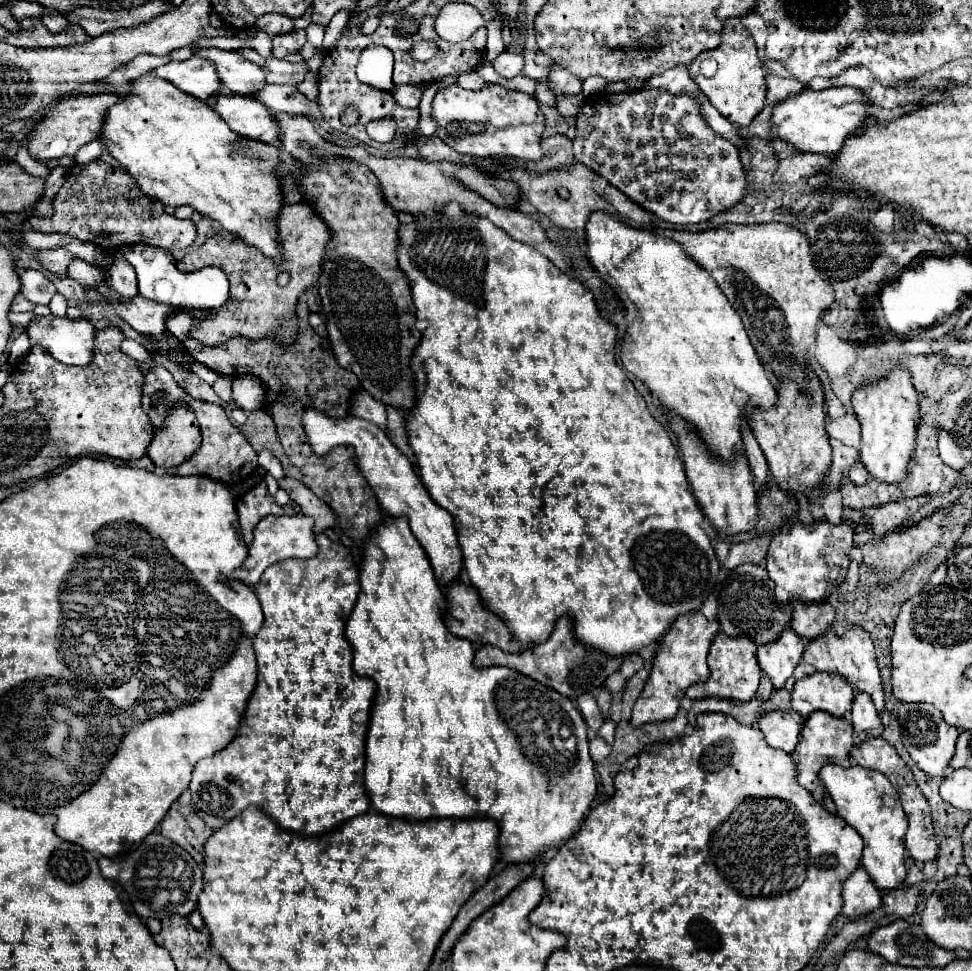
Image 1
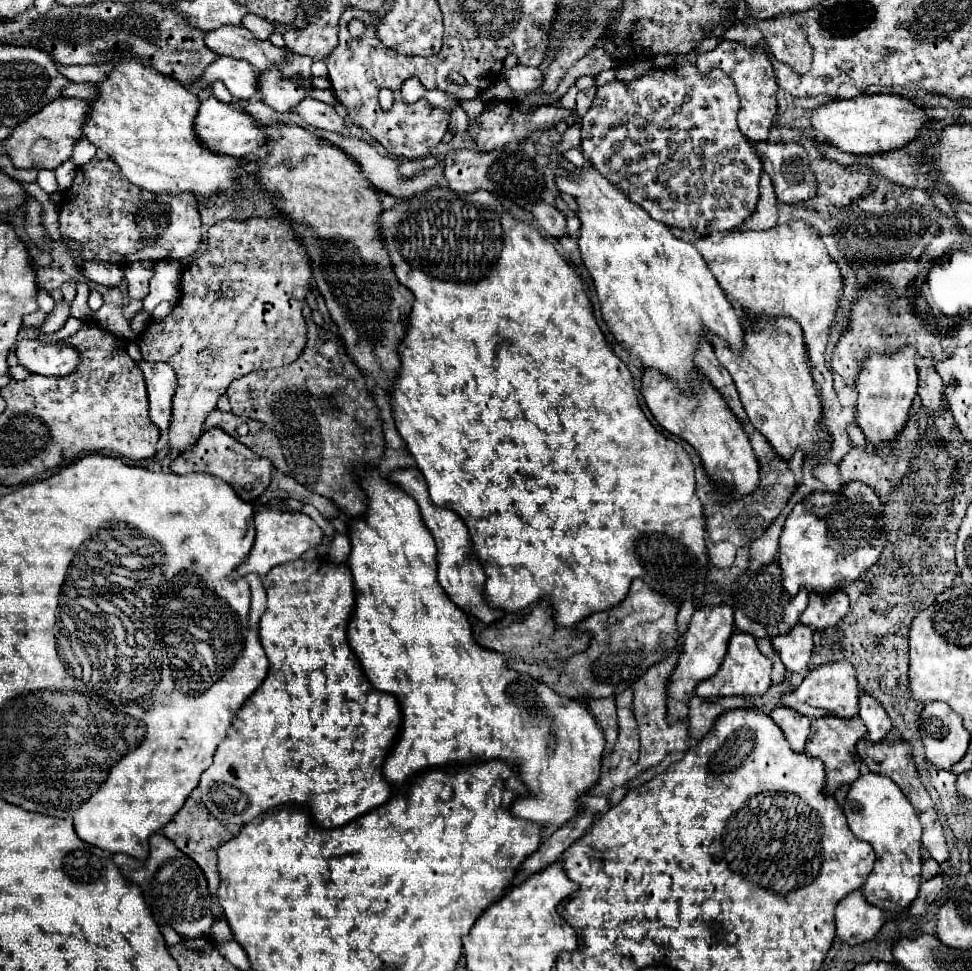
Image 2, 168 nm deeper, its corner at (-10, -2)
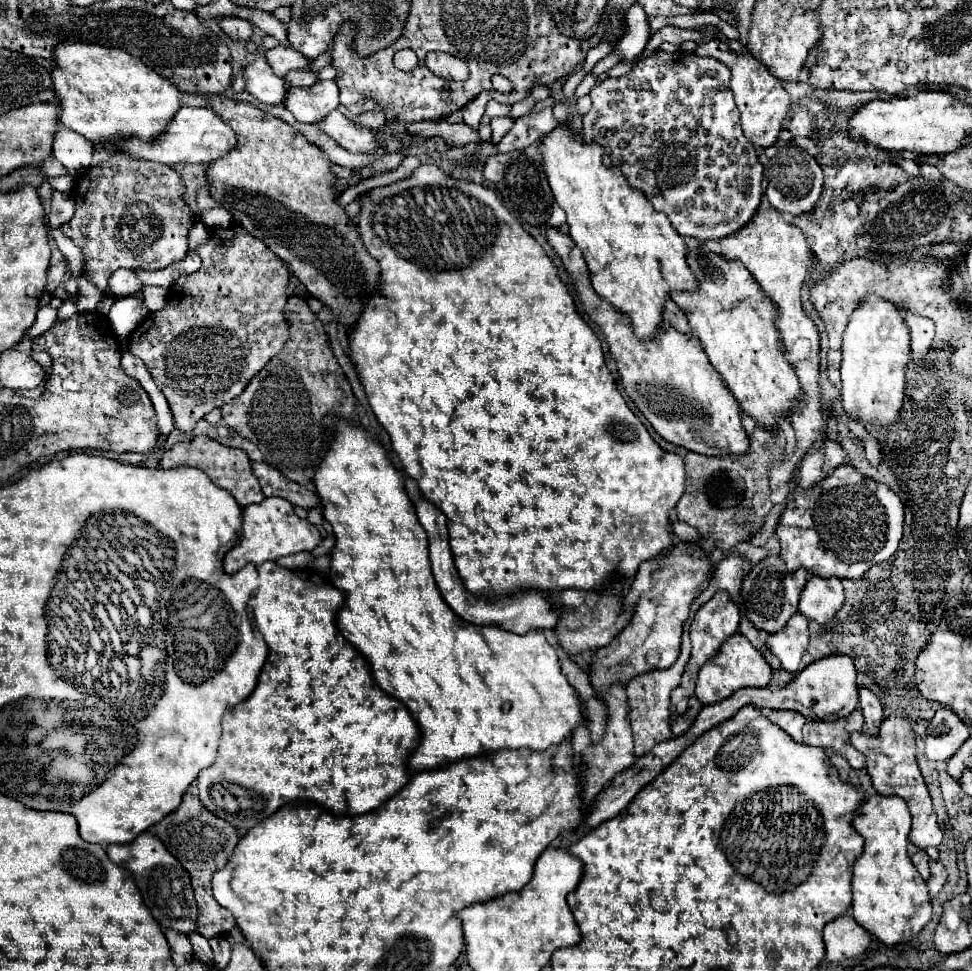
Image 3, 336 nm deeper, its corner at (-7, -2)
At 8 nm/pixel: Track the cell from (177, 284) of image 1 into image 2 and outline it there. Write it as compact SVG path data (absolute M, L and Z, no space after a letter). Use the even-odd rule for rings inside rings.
M178 260L154 262L154 276L150 280L148 296L144 298L144 310L150 314L160 302L168 301L172 306L180 298L180 272L182 264Z

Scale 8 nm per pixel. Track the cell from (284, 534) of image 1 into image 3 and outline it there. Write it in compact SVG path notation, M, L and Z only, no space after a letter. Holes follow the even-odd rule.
M265 498L261 504L251 504L243 508L243 534L235 548L231 548L223 558L223 568L227 574L235 574L247 564L263 564L267 560L277 560L281 556L297 554L297 552L311 552L319 542L319 530L309 524L307 520L301 520L293 512L293 504L289 504L283 498Z

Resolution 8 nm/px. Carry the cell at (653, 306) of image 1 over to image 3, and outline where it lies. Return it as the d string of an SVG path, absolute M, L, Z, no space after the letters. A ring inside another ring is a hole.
M571 126L553 128L541 138L539 150L543 156L547 182L557 204L567 214L571 238L583 252L595 292L607 302L611 302L619 312L631 318L637 338L653 338L657 334L657 328L663 324L663 302L669 298L669 294L697 290L697 280L687 268L687 246L683 238L675 232L667 216L663 216L663 212L657 212L651 206L643 192L631 188L631 184L617 166L607 166L603 162L603 156L609 154L607 148L599 144L585 144L585 140Z

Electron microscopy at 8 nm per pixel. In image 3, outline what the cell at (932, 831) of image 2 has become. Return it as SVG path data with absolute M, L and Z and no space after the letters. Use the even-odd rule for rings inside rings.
M891 714L883 720L877 736L869 736L865 732L853 732L851 744L855 750L865 754L865 758L867 758L865 768L873 780L875 790L883 796L893 794L907 802L911 818L913 818L909 840L921 850L925 850L927 846L939 846L943 840L943 830L937 824L937 814L931 806L931 796L927 792L927 786L925 786L919 766L915 762L915 734L909 726L909 722L905 718L901 718L899 714Z

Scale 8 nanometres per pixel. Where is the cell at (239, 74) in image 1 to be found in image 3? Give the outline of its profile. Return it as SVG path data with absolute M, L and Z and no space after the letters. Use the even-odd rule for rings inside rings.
M319 80L313 88L289 88L285 108L293 112L295 120L305 124L319 124L323 116L339 106L339 88L333 80Z

